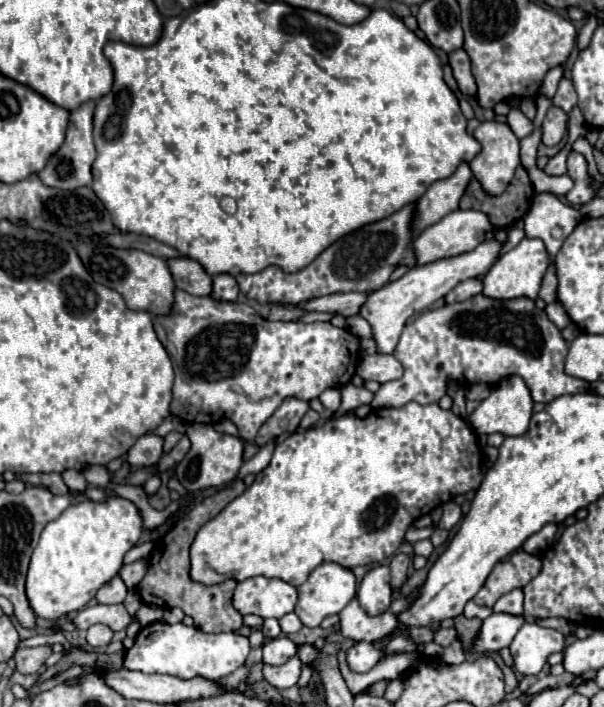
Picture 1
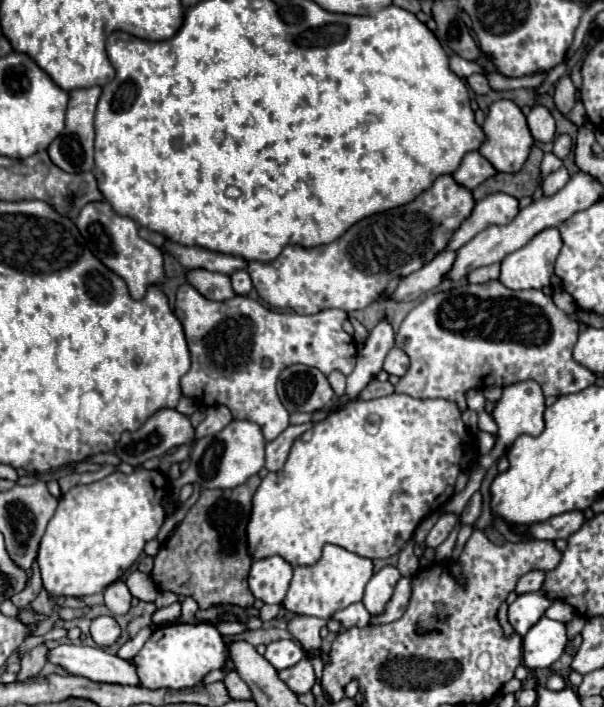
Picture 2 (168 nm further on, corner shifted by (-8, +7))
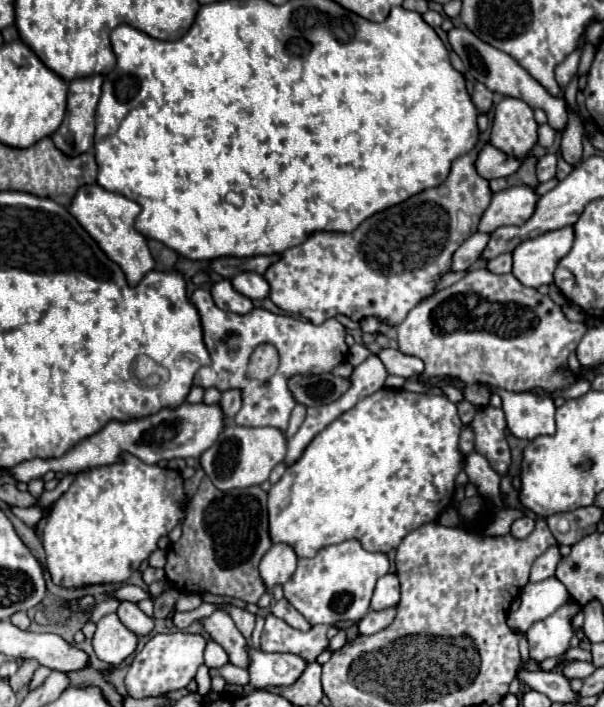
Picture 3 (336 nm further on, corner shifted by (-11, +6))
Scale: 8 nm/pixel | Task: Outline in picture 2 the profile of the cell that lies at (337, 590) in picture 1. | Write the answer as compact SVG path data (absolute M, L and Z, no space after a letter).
M326 544L322 550L322 558L314 566L298 566L294 568L294 578L290 582L290 590L284 598L284 608L300 614L300 616L316 616L330 618L334 612L360 602L364 594L364 586L372 578L372 560L352 554L340 546Z

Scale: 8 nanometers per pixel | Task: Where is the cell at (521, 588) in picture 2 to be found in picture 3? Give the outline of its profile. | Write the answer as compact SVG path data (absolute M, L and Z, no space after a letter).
M551 545L543 555L539 555L539 559L535 559L535 563L531 567L529 581L537 583L537 581L543 581L543 579L555 575L555 567L557 567L559 559L561 559L559 547L557 545Z

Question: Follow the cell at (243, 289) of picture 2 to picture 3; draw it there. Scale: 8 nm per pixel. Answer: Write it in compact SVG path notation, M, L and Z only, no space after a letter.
M241 271L239 275L231 277L231 285L235 287L235 291L239 291L241 295L253 301L269 297L269 283L265 281L263 275L253 273L253 271Z

